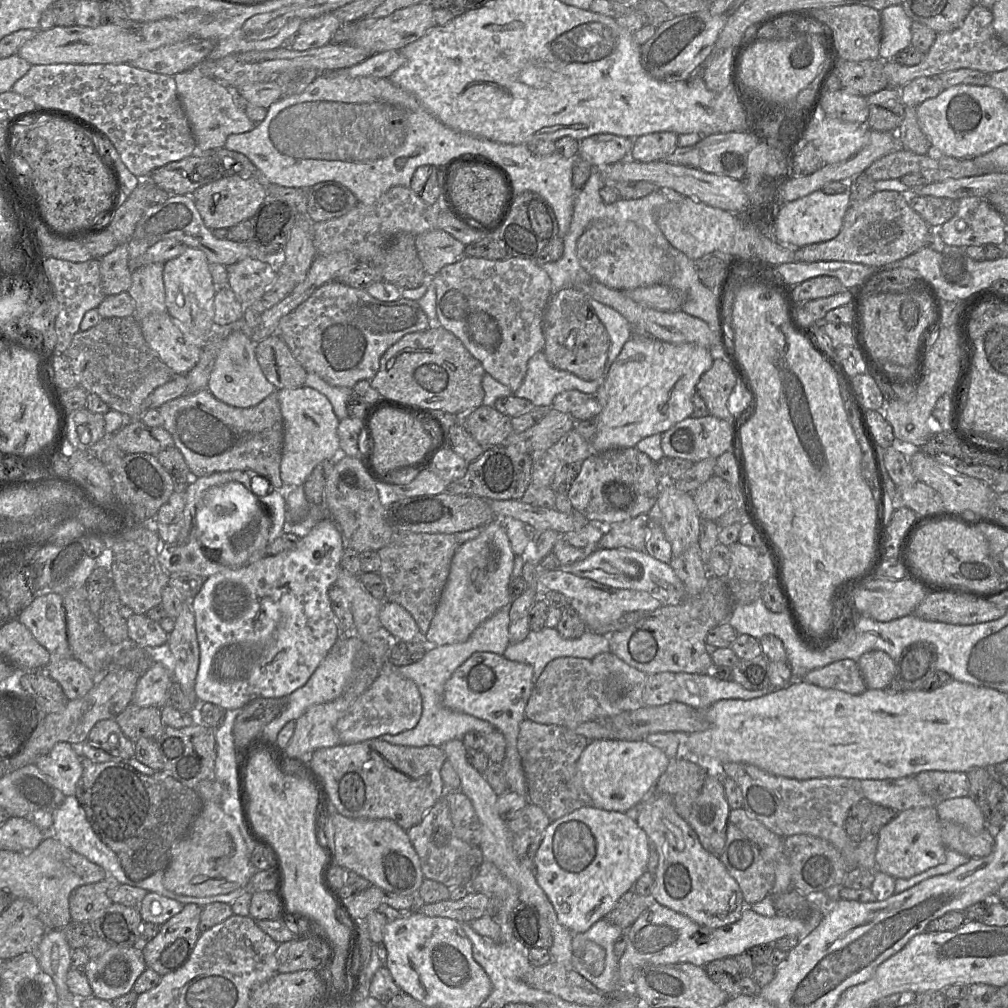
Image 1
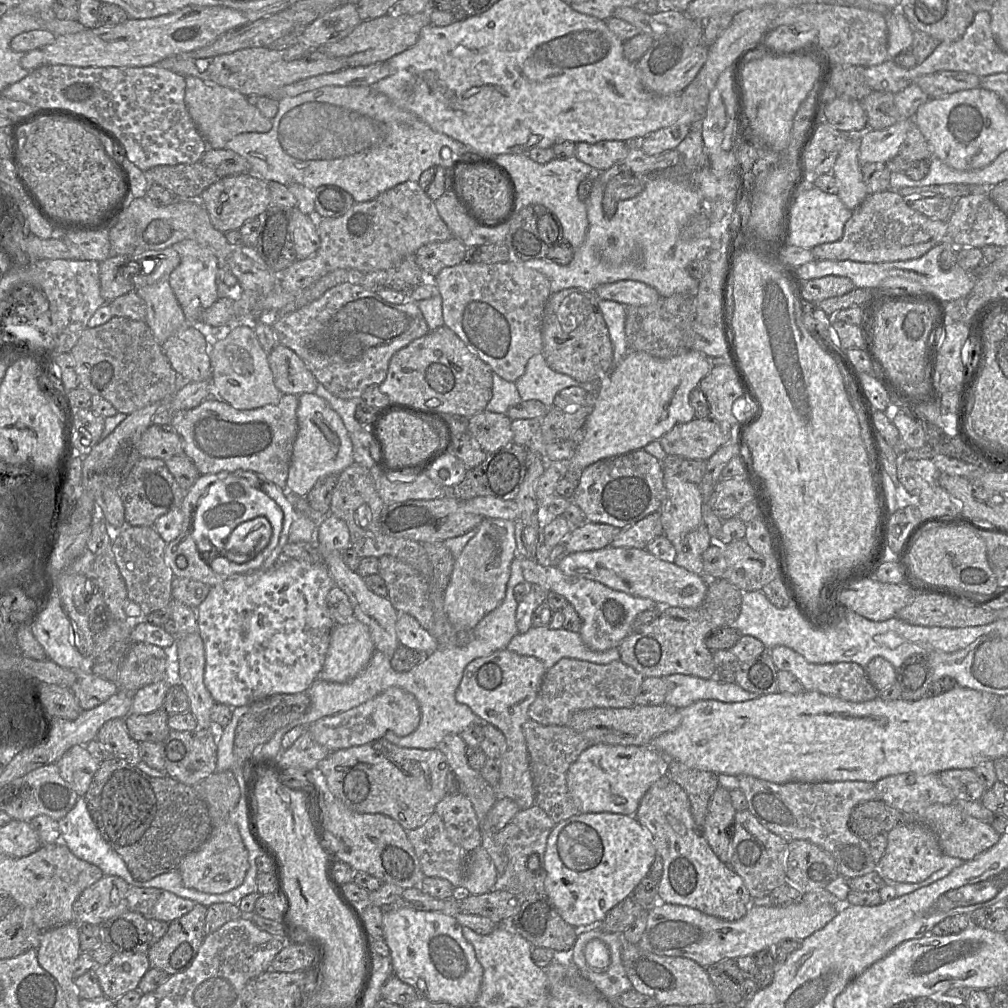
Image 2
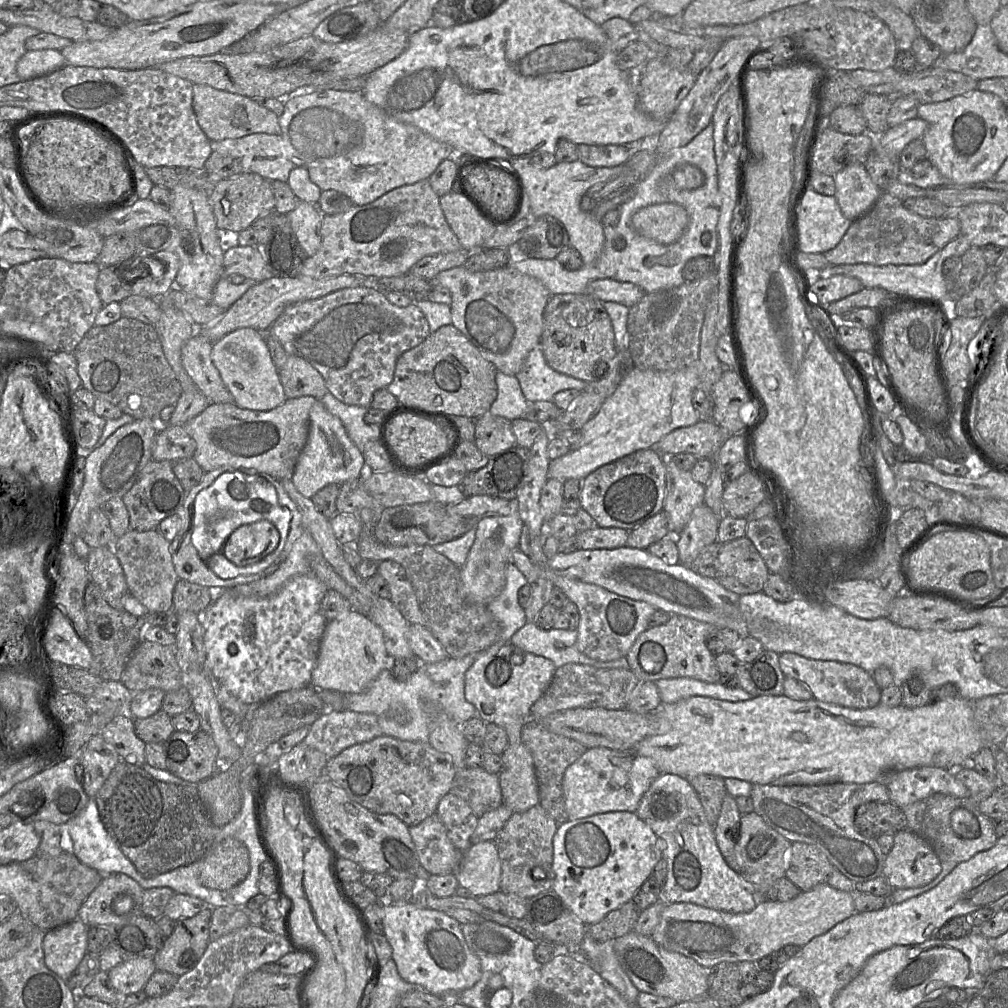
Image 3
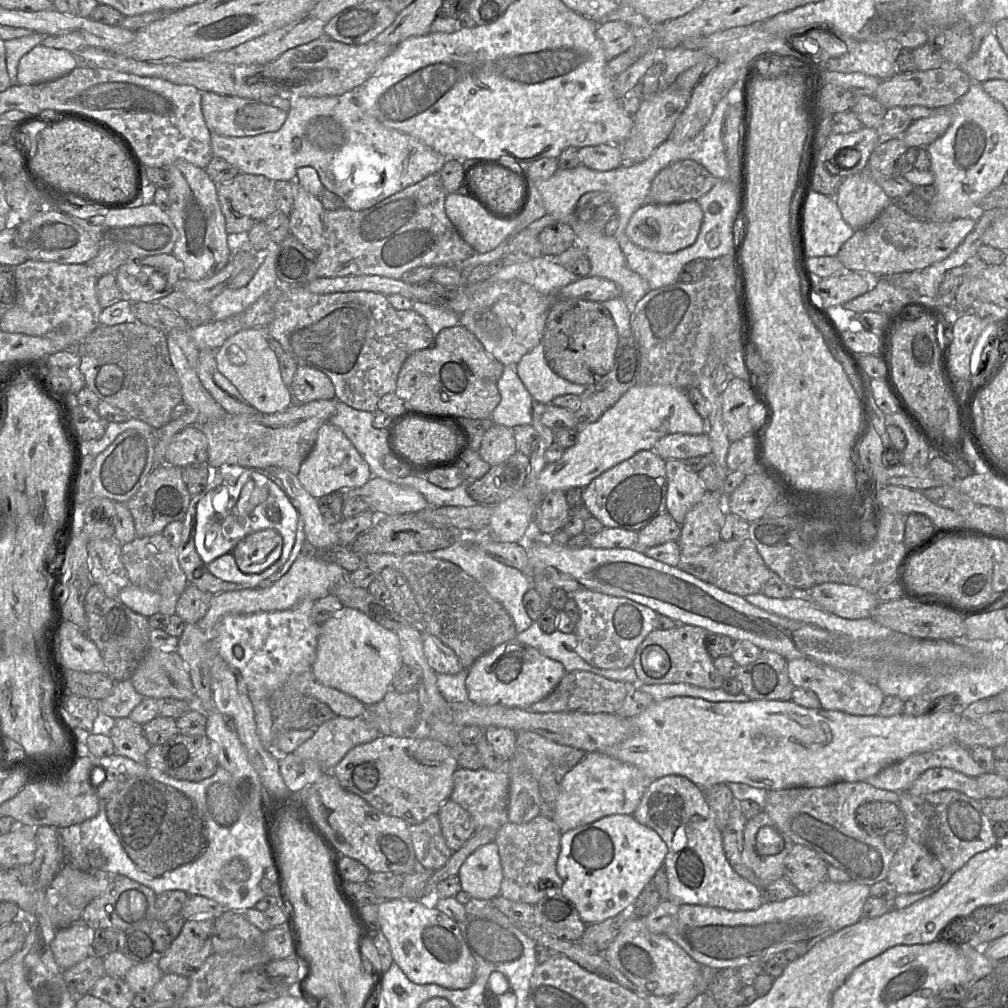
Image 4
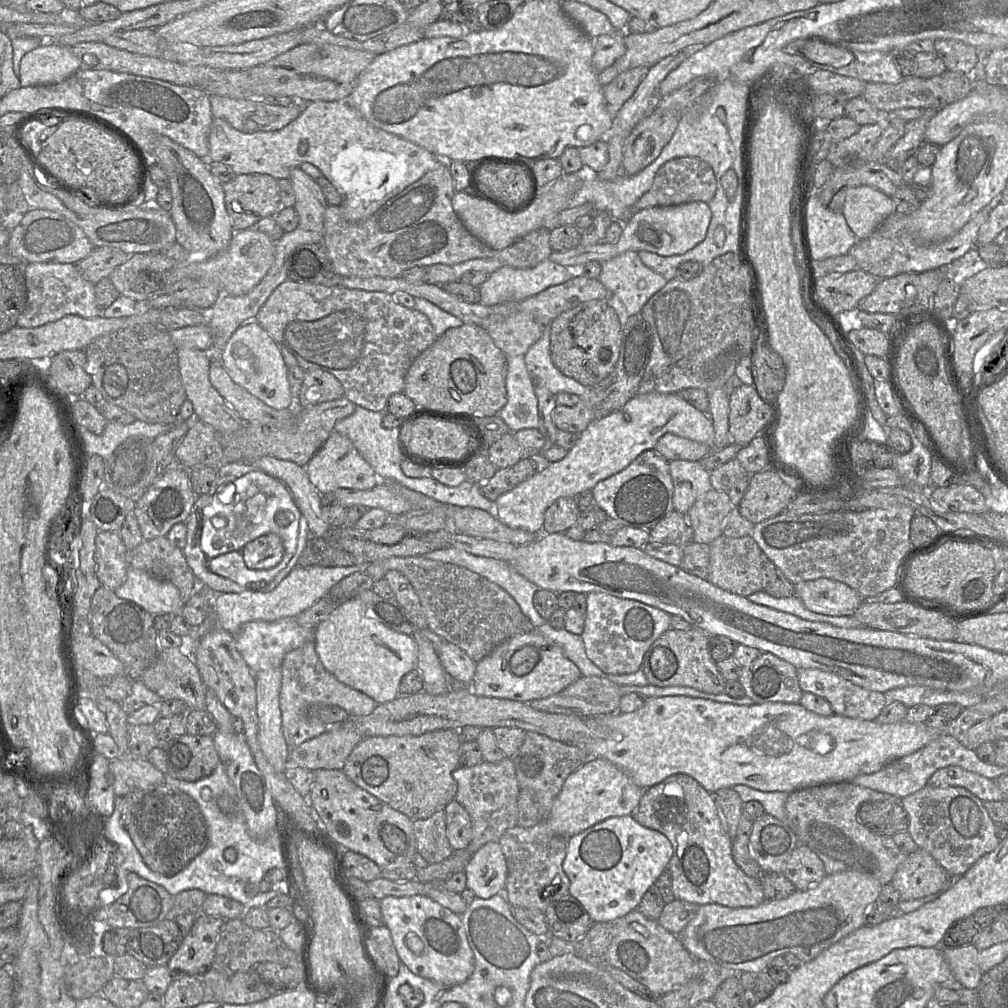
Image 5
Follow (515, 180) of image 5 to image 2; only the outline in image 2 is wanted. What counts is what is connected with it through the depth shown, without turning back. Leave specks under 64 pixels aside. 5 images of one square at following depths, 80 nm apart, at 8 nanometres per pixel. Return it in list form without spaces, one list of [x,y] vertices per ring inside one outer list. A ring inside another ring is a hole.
[[[493,165],[460,166],[457,184],[475,214],[487,222],[504,219],[513,208],[513,180]]]

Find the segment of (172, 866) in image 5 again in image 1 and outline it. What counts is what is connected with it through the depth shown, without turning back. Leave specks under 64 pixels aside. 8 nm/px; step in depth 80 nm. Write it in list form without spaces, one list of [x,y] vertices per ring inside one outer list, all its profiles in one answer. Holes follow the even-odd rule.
[[[81,757],[81,763],[83,772],[74,795],[84,809],[90,827],[115,852],[127,877],[143,880],[157,871],[165,871],[171,860],[172,846],[186,836],[204,801],[193,788],[184,786],[163,771],[147,776],[123,760],[97,763]]]

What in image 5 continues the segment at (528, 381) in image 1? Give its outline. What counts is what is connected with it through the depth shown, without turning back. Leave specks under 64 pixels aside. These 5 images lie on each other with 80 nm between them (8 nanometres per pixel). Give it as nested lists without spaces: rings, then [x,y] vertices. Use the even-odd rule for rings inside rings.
[[[548,327],[544,328],[541,337],[528,349],[523,357],[534,384],[546,387],[553,395],[568,392],[581,396],[587,391],[588,387],[566,377],[554,366],[551,359]]]

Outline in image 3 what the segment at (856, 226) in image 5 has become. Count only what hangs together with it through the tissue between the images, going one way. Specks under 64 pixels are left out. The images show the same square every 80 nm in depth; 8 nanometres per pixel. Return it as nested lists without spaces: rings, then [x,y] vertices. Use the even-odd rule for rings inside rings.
[[[862,162],[850,163],[836,173],[834,180],[834,196],[843,215],[850,221],[866,214],[882,194]]]

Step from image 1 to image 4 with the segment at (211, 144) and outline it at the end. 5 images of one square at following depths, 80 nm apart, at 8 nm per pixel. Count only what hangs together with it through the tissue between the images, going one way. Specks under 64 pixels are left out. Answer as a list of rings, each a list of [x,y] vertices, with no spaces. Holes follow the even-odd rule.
[[[202,92],[201,109],[204,120],[211,133],[223,136],[245,137],[266,132],[276,132],[284,124],[287,112],[266,105],[257,99]]]

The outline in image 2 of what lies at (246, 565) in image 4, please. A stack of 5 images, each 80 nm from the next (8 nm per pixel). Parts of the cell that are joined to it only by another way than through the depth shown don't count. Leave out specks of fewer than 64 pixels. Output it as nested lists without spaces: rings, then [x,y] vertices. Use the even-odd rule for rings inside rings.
[[[258,516],[237,526],[225,542],[223,556],[235,563],[255,558],[269,543],[272,536],[270,522]]]

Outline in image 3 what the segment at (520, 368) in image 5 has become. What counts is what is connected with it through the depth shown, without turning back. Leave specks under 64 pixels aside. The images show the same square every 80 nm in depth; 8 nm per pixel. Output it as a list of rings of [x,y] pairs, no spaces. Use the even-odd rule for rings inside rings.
[[[498,371],[496,384],[498,389],[497,398],[489,412],[510,421],[524,418],[530,402],[525,398],[517,377]]]

